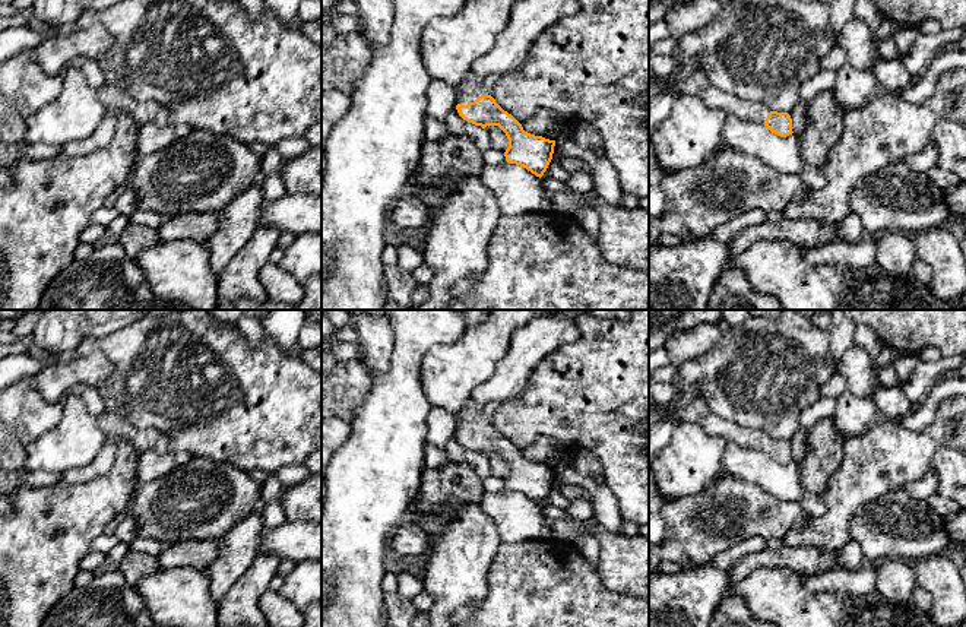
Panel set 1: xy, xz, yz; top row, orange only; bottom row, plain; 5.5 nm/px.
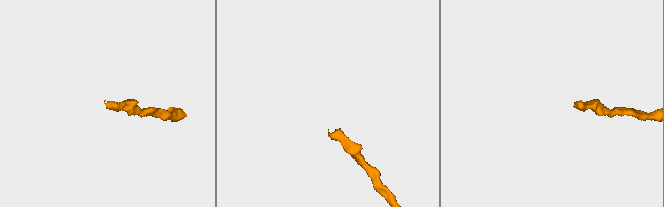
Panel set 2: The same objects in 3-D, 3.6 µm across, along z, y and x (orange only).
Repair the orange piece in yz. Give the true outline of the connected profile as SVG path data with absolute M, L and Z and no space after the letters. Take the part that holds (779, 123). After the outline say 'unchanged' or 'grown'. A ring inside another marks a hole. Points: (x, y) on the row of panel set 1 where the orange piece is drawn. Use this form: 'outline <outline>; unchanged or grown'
outline M697 69L691 75L675 82L663 82L659 79L659 85L666 92L697 96L710 110L722 110L742 118L747 123L764 124L772 133L780 137L786 137L794 133L792 118L788 113L770 111L761 104L742 101L731 94L719 91L710 83L701 69Z; grown

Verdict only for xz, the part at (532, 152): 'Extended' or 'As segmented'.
Extended

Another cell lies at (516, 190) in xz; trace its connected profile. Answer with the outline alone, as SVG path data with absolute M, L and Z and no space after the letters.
M484 165L479 178L492 191L501 215L519 216L552 210L542 180L520 165Z

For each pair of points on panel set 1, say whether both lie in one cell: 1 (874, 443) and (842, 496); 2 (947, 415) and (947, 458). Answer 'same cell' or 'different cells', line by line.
1: same cell
2: same cell

